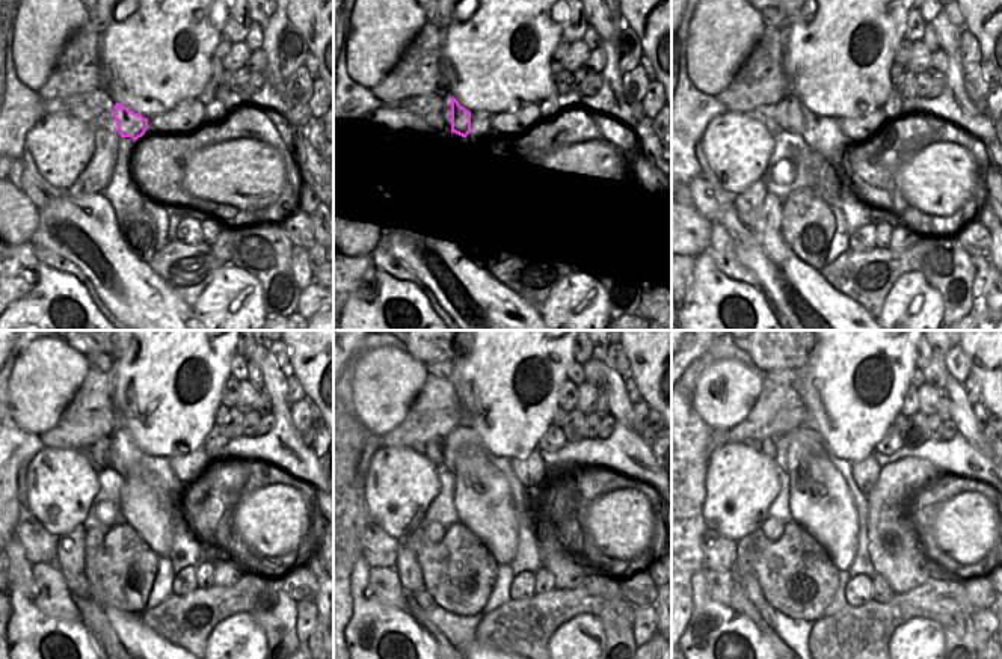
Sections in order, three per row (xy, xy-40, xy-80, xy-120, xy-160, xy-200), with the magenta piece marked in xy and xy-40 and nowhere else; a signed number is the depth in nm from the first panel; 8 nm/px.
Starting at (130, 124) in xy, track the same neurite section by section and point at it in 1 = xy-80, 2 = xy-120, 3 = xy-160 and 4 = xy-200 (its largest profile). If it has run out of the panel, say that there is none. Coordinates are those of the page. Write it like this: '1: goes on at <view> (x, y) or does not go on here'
1: goes on at xy-80 (788, 113)
2: goes on at xy-120 (98, 451)
3: goes on at xy-160 (433, 450)
4: goes on at xy-200 (767, 447)

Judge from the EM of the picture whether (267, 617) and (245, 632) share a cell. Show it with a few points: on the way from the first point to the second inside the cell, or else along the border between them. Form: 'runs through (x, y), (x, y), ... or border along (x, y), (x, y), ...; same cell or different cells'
border along (249, 613), (269, 643); different cells

